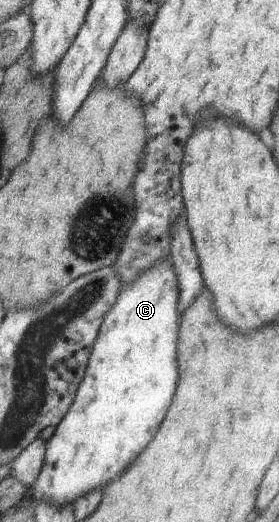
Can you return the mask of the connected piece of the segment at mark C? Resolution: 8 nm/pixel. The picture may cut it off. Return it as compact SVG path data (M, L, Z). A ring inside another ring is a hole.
M172 259L157 262L135 282L120 290L118 301L99 329L94 352L78 396L67 416L55 427L48 441L45 466L35 483L33 496L55 505L75 503L92 489L111 484L135 464L138 456L154 441L175 398L179 384L179 277Z

